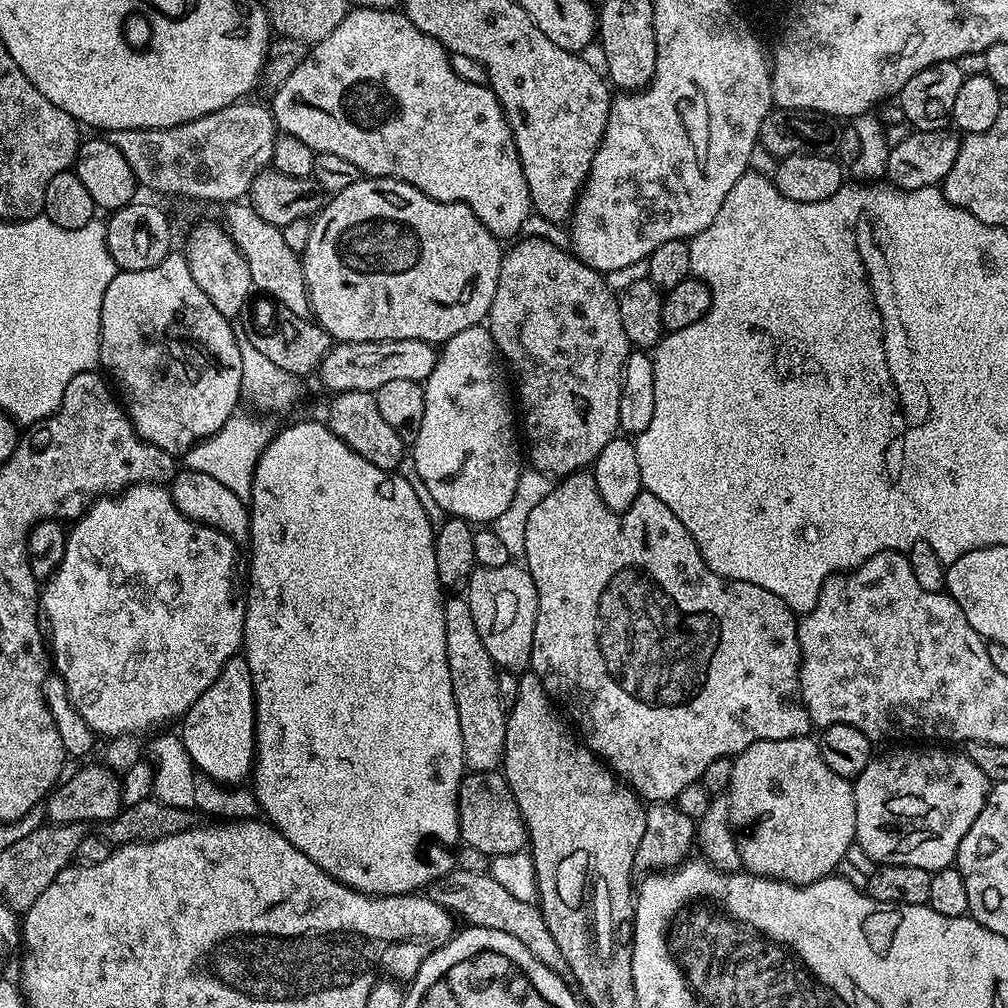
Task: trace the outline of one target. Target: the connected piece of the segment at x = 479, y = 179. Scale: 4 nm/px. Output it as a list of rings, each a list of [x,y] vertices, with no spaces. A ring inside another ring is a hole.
[[[353,7],[342,18],[342,22],[334,26],[334,30],[326,39],[309,47],[308,56],[302,62],[302,66],[298,66],[298,70],[294,70],[294,74],[290,74],[290,78],[286,78],[286,82],[282,82],[282,86],[275,89],[271,96],[272,117],[276,120],[277,129],[283,135],[298,137],[302,142],[306,142],[306,146],[310,146],[315,153],[338,154],[338,158],[346,158],[346,162],[354,162],[354,166],[358,166],[358,170],[365,177],[401,180],[422,190],[422,194],[438,202],[464,204],[470,210],[474,210],[482,226],[486,226],[486,230],[490,230],[497,238],[519,237],[524,231],[524,223],[528,216],[533,215],[530,186],[526,184],[526,174],[522,170],[522,162],[518,158],[512,141],[512,127],[508,125],[506,114],[491,87],[487,83],[475,84],[463,80],[452,69],[448,49],[439,44],[430,34],[424,34],[422,30],[418,30],[418,26],[414,26],[414,22],[410,22],[410,18],[404,15],[403,11]]]

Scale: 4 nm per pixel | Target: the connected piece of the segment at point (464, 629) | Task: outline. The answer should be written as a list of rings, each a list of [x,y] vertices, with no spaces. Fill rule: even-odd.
[[[460,594],[444,600],[446,622],[446,658],[450,666],[450,682],[454,702],[458,706],[458,726],[462,734],[462,758],[468,772],[494,772],[501,767],[506,746],[508,714],[498,694],[500,672],[486,654],[486,645],[474,626],[467,599]]]

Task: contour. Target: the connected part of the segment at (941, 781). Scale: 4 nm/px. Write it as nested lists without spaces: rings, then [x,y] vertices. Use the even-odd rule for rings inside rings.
[[[920,746],[924,748],[900,748],[897,752],[888,752],[885,756],[877,755],[866,766],[866,770],[862,770],[862,774],[857,776],[854,781],[856,790],[856,844],[861,848],[870,859],[876,860],[877,865],[882,864],[905,864],[906,866],[918,866],[927,872],[937,872],[943,868],[949,867],[956,859],[956,851],[962,842],[962,838],[966,838],[966,830],[970,830],[970,826],[974,826],[974,818],[978,818],[978,814],[982,814],[982,806],[988,797],[988,789],[990,781],[986,778],[986,774],[982,774],[982,770],[978,770],[978,766],[974,766],[974,762],[970,762],[970,758],[963,751],[947,752],[944,746]]]

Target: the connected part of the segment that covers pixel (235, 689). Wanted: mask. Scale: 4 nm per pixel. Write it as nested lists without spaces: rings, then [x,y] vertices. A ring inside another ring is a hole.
[[[244,655],[231,656],[224,663],[218,678],[202,690],[198,702],[194,702],[194,706],[184,713],[180,726],[178,735],[197,773],[225,786],[243,785],[251,777],[256,762],[256,699],[252,689],[252,671]]]

